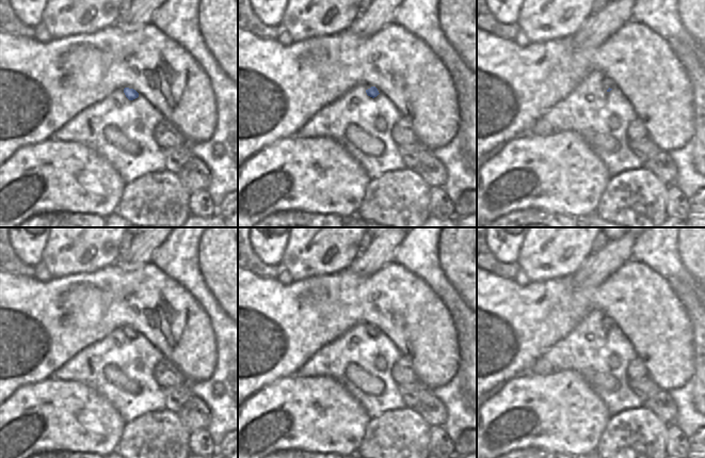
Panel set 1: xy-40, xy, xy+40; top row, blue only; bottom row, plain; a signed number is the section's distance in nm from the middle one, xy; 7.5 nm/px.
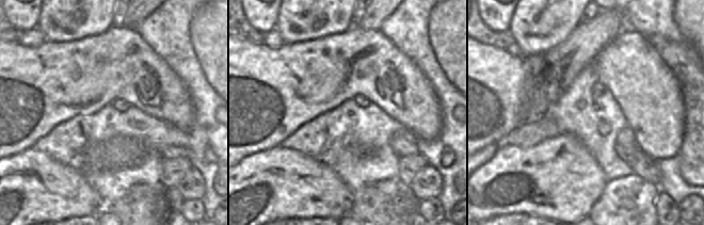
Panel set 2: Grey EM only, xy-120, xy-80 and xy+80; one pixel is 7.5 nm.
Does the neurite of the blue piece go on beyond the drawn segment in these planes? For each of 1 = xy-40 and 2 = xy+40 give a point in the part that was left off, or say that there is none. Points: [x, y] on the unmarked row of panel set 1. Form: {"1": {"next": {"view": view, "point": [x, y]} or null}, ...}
{"1": {"next": null}, "2": {"next": {"view": "xy+40", "point": [606, 321]}}}

